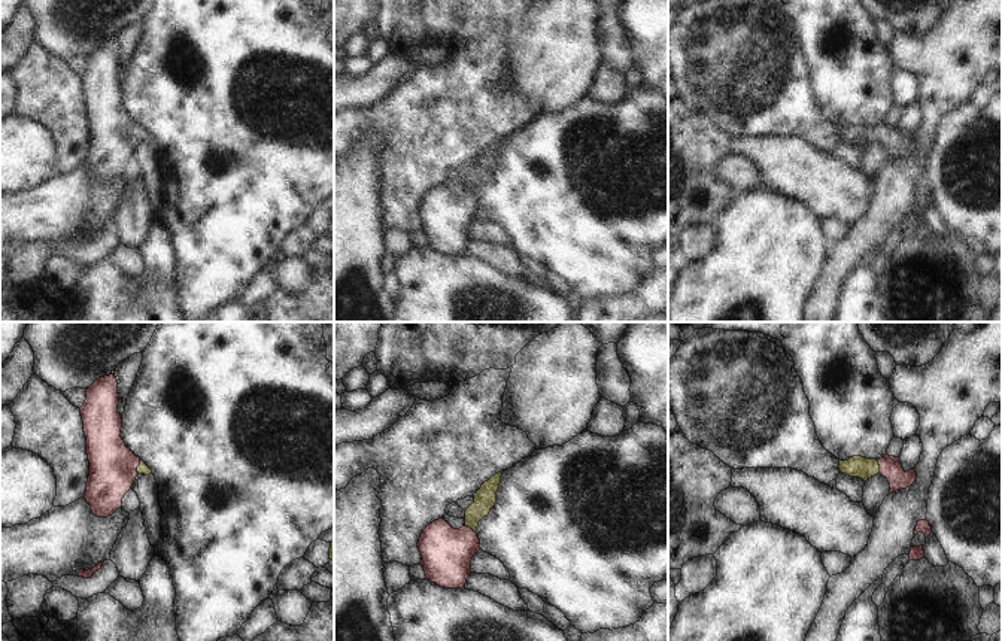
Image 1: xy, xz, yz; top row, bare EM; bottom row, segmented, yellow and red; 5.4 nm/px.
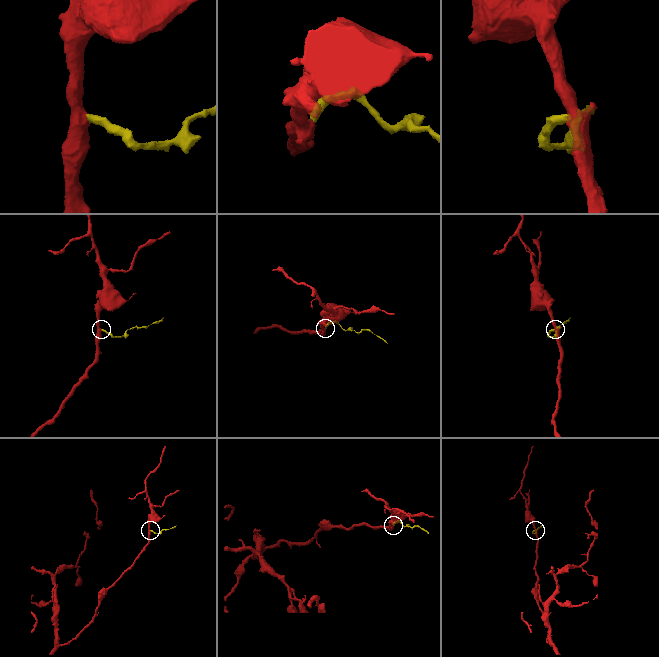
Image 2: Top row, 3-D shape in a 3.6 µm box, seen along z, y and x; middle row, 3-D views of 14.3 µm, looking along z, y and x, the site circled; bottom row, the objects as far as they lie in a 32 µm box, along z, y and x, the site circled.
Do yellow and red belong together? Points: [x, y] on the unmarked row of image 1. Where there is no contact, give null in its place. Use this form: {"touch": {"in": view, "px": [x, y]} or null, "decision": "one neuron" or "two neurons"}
{"touch": {"in": "xy", "px": [137, 133]}, "decision": "one neuron"}

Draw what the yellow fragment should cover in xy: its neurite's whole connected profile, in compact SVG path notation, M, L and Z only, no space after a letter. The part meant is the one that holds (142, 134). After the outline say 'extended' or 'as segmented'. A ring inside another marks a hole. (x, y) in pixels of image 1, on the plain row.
M109 40L86 55L86 66L81 73L89 127L84 164L97 183L109 183L122 174L122 164L136 143L152 140L121 103L122 82L118 79L118 70L118 48Z; extended

